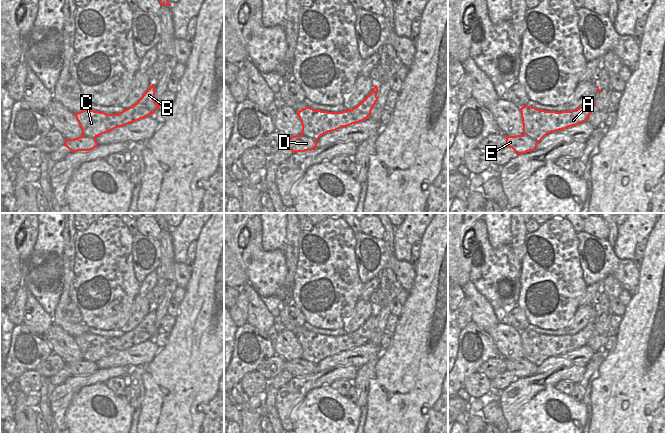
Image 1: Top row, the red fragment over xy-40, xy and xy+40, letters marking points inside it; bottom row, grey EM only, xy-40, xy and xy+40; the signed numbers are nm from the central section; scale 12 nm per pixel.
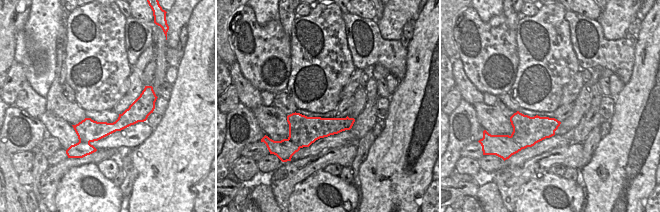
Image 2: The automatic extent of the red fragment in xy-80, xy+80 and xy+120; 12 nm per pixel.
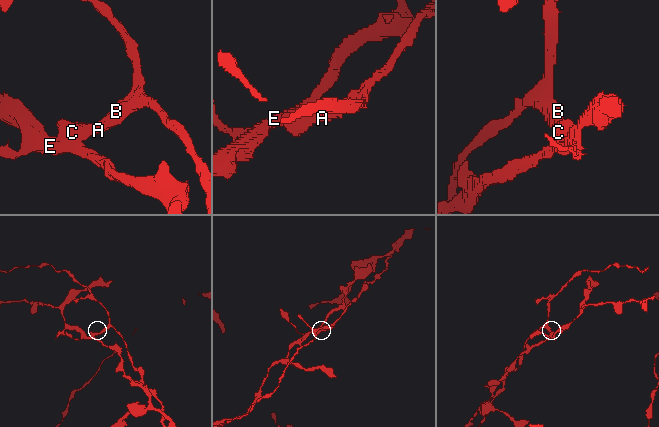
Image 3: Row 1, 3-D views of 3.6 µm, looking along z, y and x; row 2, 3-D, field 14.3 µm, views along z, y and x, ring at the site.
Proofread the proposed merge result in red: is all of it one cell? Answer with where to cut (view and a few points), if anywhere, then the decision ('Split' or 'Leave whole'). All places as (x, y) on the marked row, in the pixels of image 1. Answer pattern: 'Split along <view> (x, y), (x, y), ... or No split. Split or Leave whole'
Split along xy (301, 134), (316, 140). Split

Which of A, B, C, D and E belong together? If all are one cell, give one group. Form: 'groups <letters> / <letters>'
groups A B C / D E

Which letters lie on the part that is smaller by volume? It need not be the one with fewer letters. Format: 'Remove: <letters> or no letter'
Remove: A, B, C

